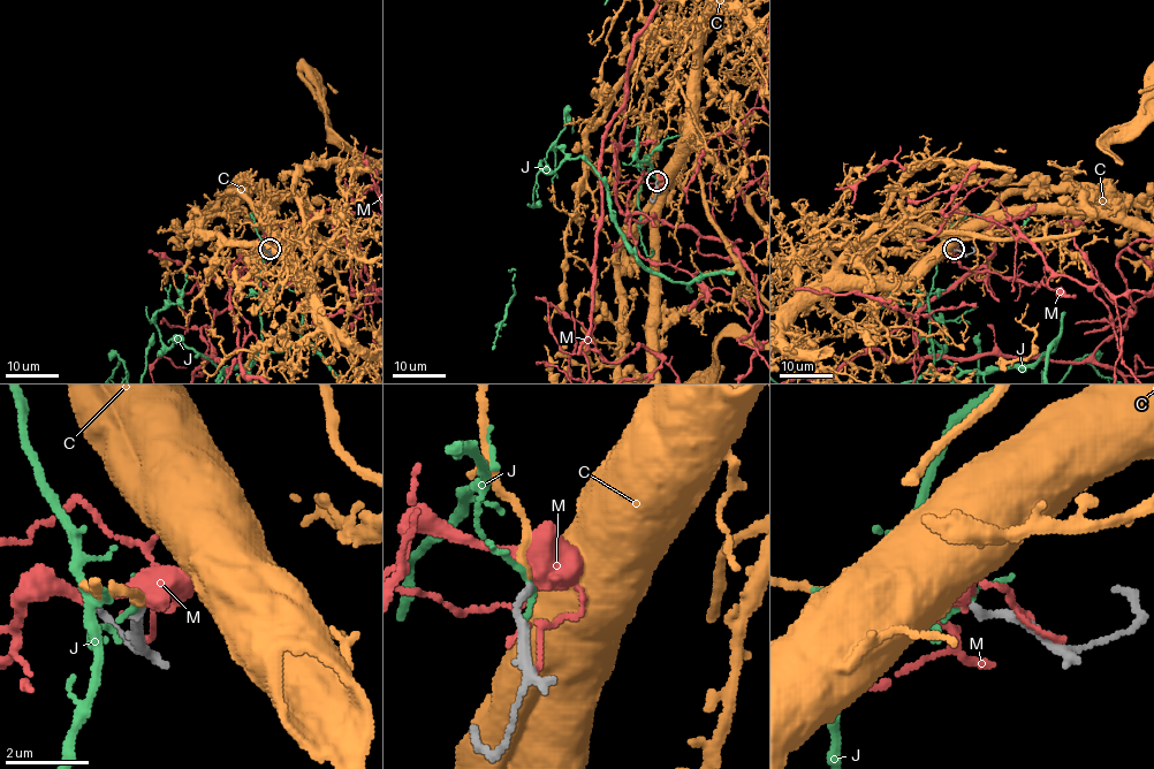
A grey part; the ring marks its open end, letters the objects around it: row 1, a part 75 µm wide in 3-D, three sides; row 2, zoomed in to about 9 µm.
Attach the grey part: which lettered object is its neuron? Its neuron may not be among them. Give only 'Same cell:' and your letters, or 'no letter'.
Same cell: C

